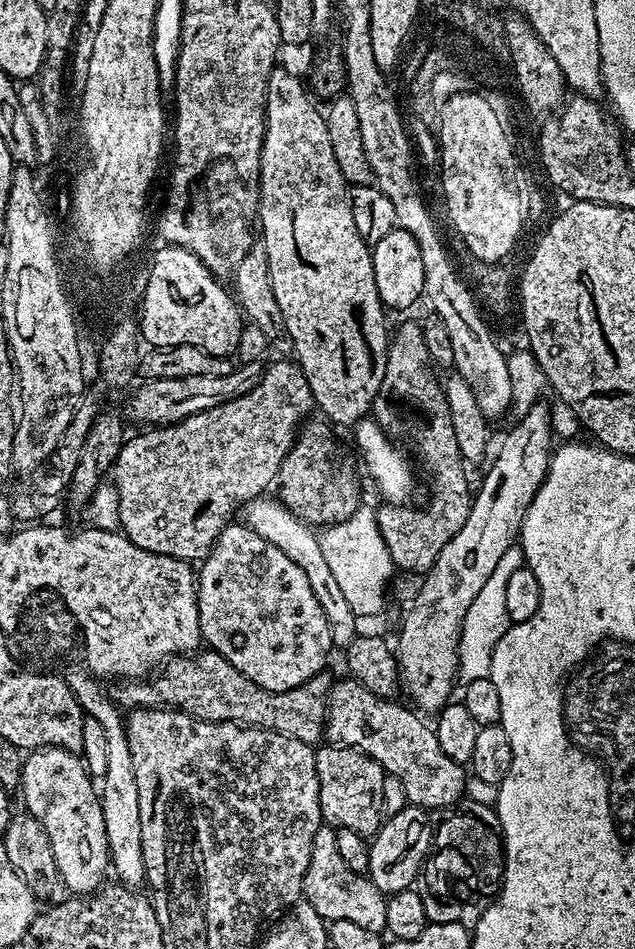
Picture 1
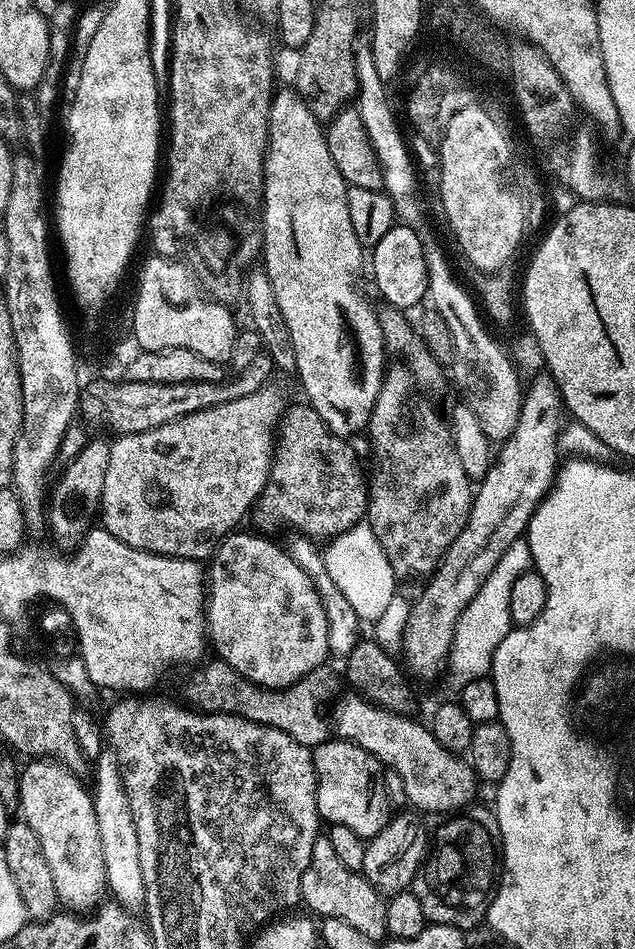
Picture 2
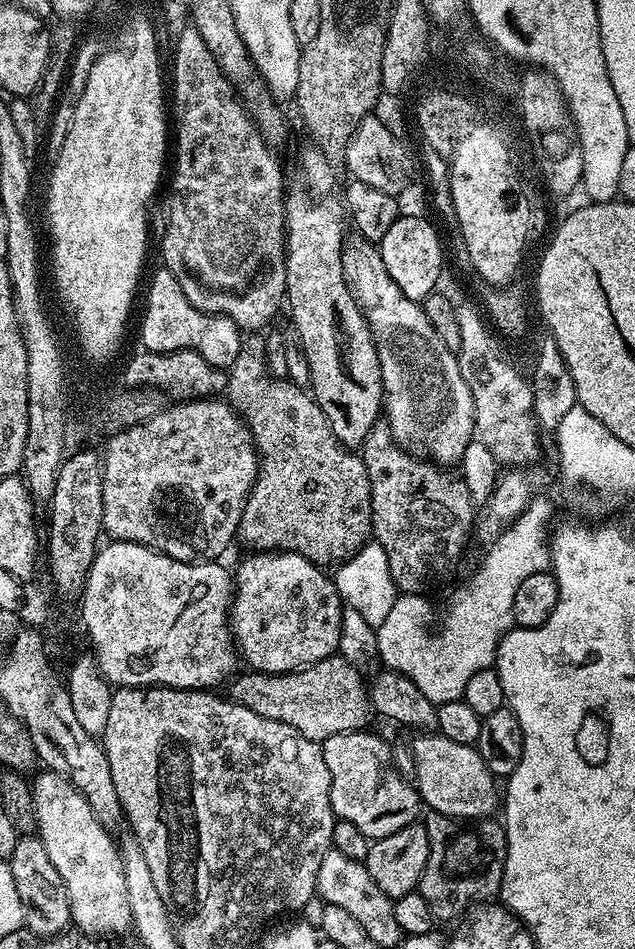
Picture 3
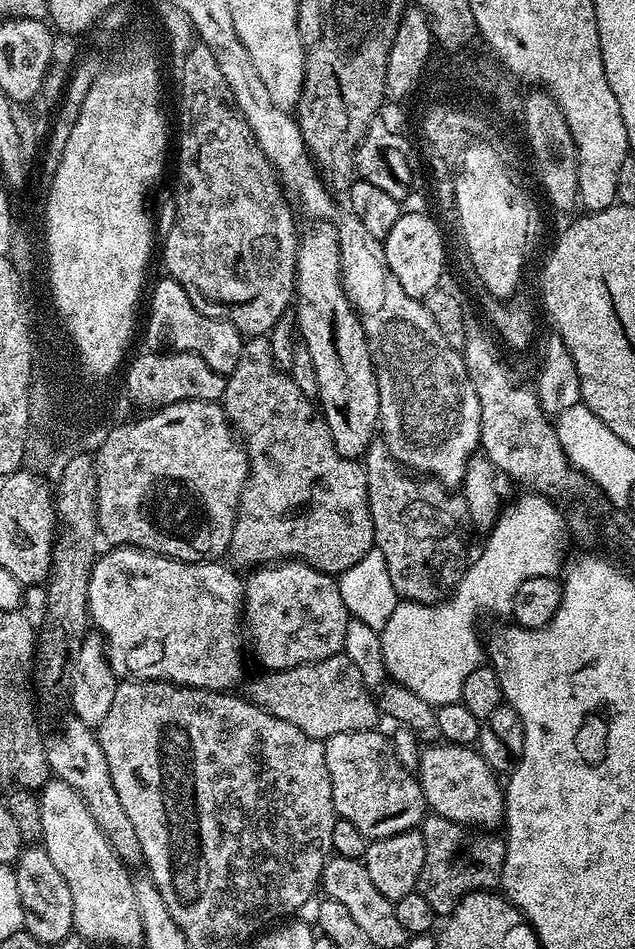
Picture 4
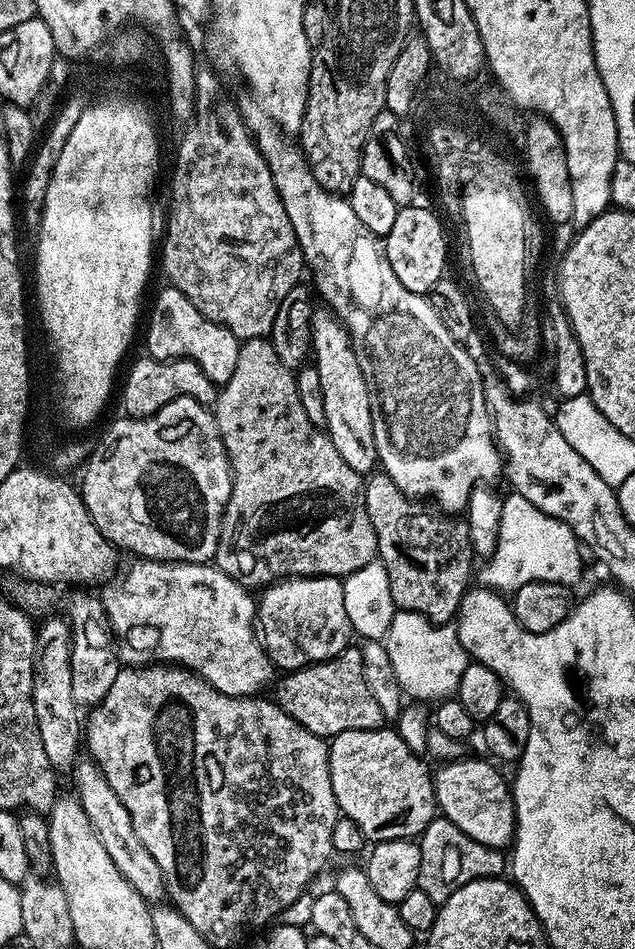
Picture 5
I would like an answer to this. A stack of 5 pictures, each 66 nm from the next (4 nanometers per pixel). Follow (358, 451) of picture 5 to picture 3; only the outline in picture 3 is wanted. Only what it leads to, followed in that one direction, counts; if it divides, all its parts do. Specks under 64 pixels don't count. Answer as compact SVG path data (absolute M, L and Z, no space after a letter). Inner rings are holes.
M316 146L304 148L296 156L292 173L286 176L286 195L284 198L284 231L286 247L284 250L284 269L286 270L286 308L292 311L292 324L300 335L298 344L304 349L309 362L310 392L316 404L326 414L330 430L349 450L363 445L376 420L381 419L384 403L384 383L378 360L376 342L368 323L352 297L348 283L344 281L342 258L346 247L344 224L346 228L346 209L341 197L332 191L336 188L336 176L332 173L329 157Z

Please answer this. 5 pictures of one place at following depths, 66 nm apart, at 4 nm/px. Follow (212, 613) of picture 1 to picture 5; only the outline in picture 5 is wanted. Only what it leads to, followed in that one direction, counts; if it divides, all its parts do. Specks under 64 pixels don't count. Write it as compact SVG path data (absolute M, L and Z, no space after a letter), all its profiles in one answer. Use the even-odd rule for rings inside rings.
M298 576L277 580L258 596L258 635L273 665L280 670L306 668L329 660L349 647L354 633L346 614L344 581L335 576Z

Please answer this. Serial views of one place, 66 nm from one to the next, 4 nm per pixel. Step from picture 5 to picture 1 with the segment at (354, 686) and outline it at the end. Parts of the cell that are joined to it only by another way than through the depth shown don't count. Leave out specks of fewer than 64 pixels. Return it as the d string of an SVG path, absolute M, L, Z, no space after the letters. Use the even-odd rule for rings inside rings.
M200 650L195 654L173 655L151 678L121 683L116 689L111 689L110 697L115 705L124 710L157 706L175 708L177 712L199 720L229 720L231 724L265 728L315 745L316 739L324 736L326 709L330 704L328 692L333 683L333 677L321 674L302 682L302 686L294 686L294 690L271 692L259 688L250 682L250 678L234 670L222 654Z

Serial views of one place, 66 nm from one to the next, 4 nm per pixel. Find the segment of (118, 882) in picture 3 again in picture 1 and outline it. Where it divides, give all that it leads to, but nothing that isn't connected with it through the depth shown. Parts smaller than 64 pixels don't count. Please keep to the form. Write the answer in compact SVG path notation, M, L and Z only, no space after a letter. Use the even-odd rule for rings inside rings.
M37 748L24 756L22 778L19 791L24 792L26 812L41 824L50 842L50 850L54 852L56 876L72 894L92 894L105 883L104 871L110 868L108 843L106 842L106 824L97 789L92 789L93 777L85 768L79 755L65 751L64 748Z

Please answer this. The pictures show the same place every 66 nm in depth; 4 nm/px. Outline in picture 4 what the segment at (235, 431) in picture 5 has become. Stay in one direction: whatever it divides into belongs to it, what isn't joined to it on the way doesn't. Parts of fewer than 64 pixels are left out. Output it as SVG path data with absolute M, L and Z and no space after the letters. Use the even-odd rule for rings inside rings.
M267 335L245 339L238 366L234 366L227 377L222 407L228 415L229 425L242 437L242 447L248 454L248 481L244 483L240 495L227 559L237 569L247 570L277 562L309 564L311 568L329 574L350 570L374 548L376 539L363 463L338 454L323 415L317 405L298 390L289 373L277 364L272 356L271 339Z

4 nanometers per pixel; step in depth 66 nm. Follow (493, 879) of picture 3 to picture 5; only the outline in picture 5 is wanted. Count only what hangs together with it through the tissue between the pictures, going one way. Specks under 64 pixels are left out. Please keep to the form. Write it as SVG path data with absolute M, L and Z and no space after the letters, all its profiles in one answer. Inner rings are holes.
M437 818L426 826L426 830L418 837L422 863L418 865L418 882L416 887L427 894L436 905L446 902L454 890L466 886L466 882L474 882L491 876L500 878L506 872L506 856L501 849L482 846L482 842L474 842L470 834L462 834L454 822Z

